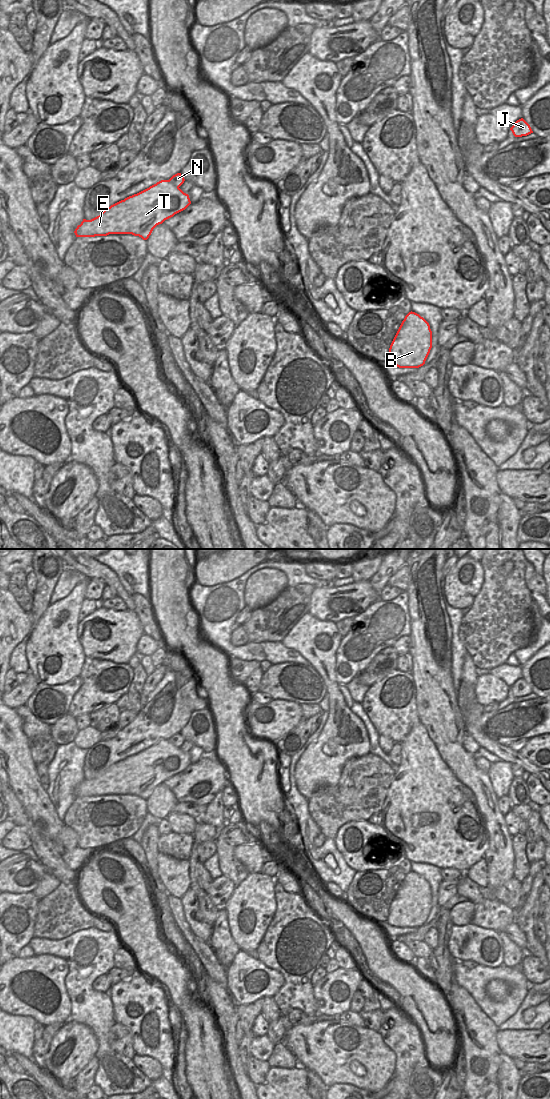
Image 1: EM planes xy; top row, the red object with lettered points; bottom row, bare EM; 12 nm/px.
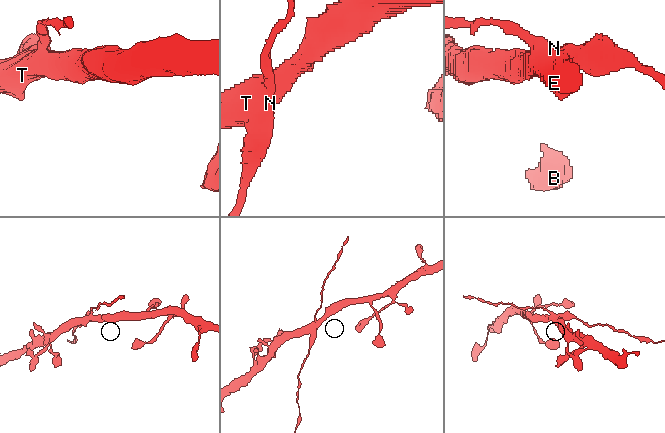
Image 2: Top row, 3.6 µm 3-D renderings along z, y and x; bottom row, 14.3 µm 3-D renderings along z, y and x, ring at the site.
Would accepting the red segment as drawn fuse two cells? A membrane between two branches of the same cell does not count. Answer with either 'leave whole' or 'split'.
split

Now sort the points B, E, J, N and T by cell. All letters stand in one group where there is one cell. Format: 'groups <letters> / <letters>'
groups B E J T / N

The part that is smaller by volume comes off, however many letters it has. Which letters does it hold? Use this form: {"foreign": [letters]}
{"foreign": ["N"]}

